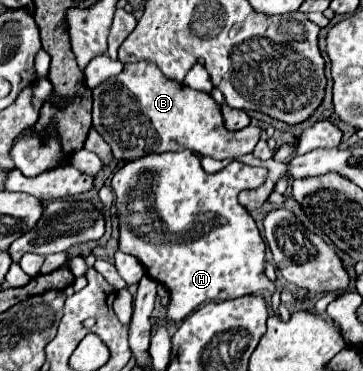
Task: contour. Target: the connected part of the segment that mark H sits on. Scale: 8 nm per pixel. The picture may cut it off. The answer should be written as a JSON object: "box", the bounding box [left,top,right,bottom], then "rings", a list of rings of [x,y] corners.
{"box":[111,150,271,324],"rings":[[[183,150],[183,152],[153,152],[147,156],[141,156],[137,160],[129,160],[125,162],[121,168],[117,168],[117,172],[111,178],[111,190],[115,194],[115,210],[117,210],[117,220],[119,220],[119,250],[125,254],[131,254],[135,258],[139,258],[139,262],[145,266],[147,276],[151,276],[153,280],[165,284],[169,288],[169,306],[167,306],[167,320],[179,324],[183,318],[187,318],[195,308],[199,308],[203,302],[211,302],[211,300],[233,300],[239,296],[247,296],[253,292],[261,292],[271,288],[271,280],[265,276],[265,244],[263,238],[257,230],[255,220],[251,218],[251,214],[237,202],[237,194],[241,190],[253,190],[257,186],[261,186],[267,178],[267,168],[253,168],[247,164],[241,164],[237,160],[233,160],[229,166],[225,166],[223,170],[215,172],[215,174],[207,174],[201,164],[199,164],[199,156],[191,150]]]}

